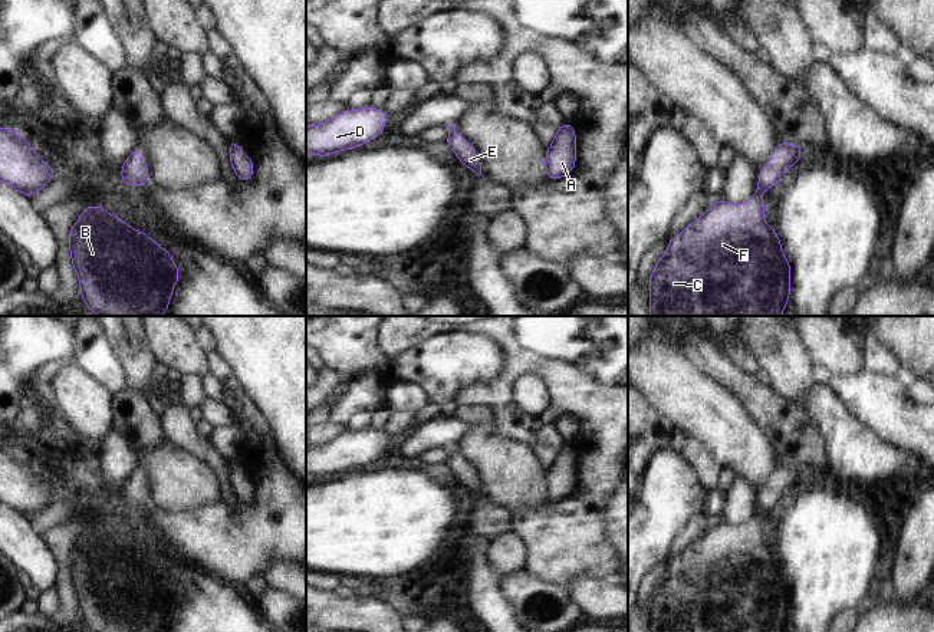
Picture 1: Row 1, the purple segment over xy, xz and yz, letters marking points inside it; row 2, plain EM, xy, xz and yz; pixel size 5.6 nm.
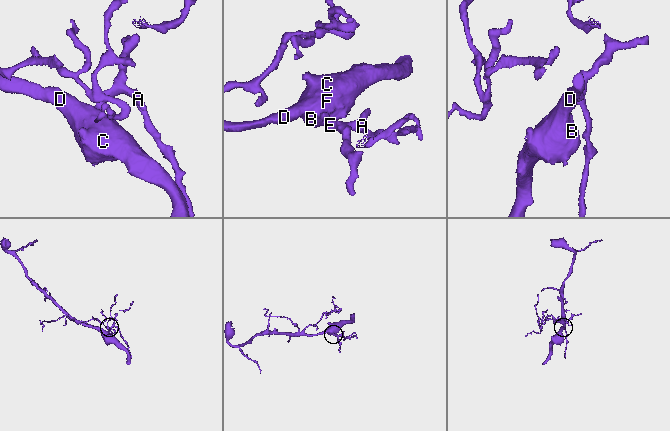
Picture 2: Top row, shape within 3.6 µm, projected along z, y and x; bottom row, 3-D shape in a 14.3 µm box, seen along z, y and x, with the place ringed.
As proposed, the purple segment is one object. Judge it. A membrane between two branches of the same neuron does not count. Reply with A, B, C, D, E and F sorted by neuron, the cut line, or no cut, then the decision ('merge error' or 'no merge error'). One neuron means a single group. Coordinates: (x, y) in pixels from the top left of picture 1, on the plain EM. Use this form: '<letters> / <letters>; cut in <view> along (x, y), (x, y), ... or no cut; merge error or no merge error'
A B C D E F; no cut; no merge error

